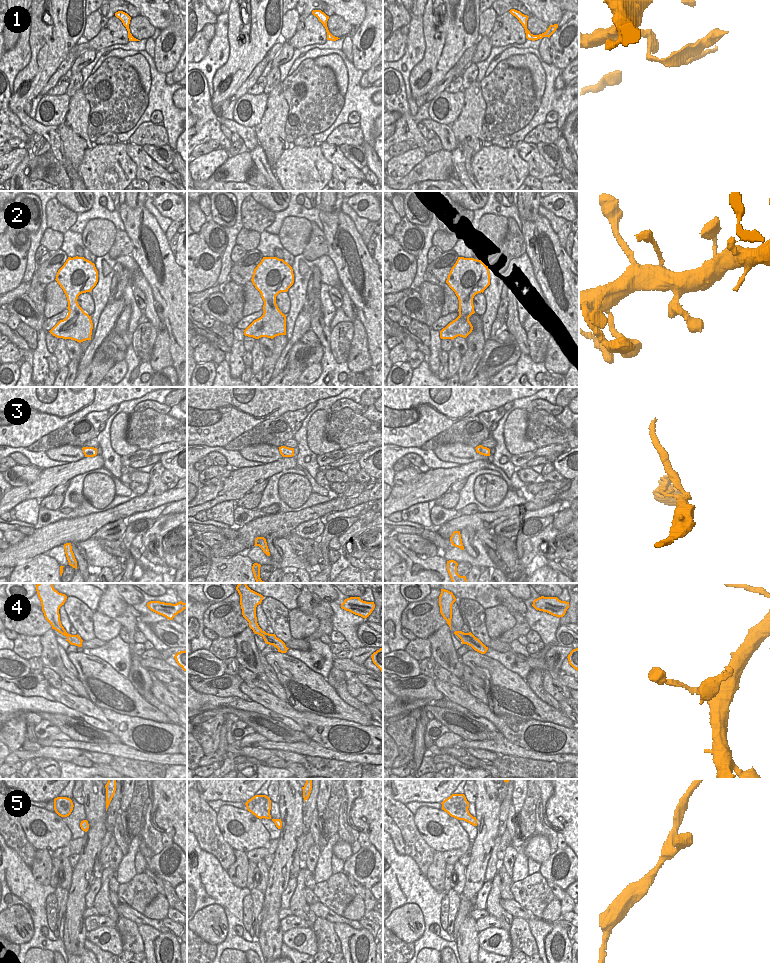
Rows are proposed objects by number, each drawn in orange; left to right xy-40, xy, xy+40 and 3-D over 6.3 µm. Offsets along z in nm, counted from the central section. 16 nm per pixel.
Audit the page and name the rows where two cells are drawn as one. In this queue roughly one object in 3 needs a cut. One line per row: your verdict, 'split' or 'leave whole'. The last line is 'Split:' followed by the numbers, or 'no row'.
1: split
2: leave whole
3: split
4: leave whole
5: leave whole
Split: 1, 3

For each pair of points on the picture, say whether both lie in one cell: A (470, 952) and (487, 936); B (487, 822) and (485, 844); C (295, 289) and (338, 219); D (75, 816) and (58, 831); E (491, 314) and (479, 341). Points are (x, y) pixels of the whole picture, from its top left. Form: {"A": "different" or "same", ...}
{"A": "different", "B": "same", "C": "different", "D": "different", "E": "different"}

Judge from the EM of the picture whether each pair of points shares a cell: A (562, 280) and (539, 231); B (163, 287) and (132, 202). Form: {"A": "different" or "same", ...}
{"A": "same", "B": "different"}

